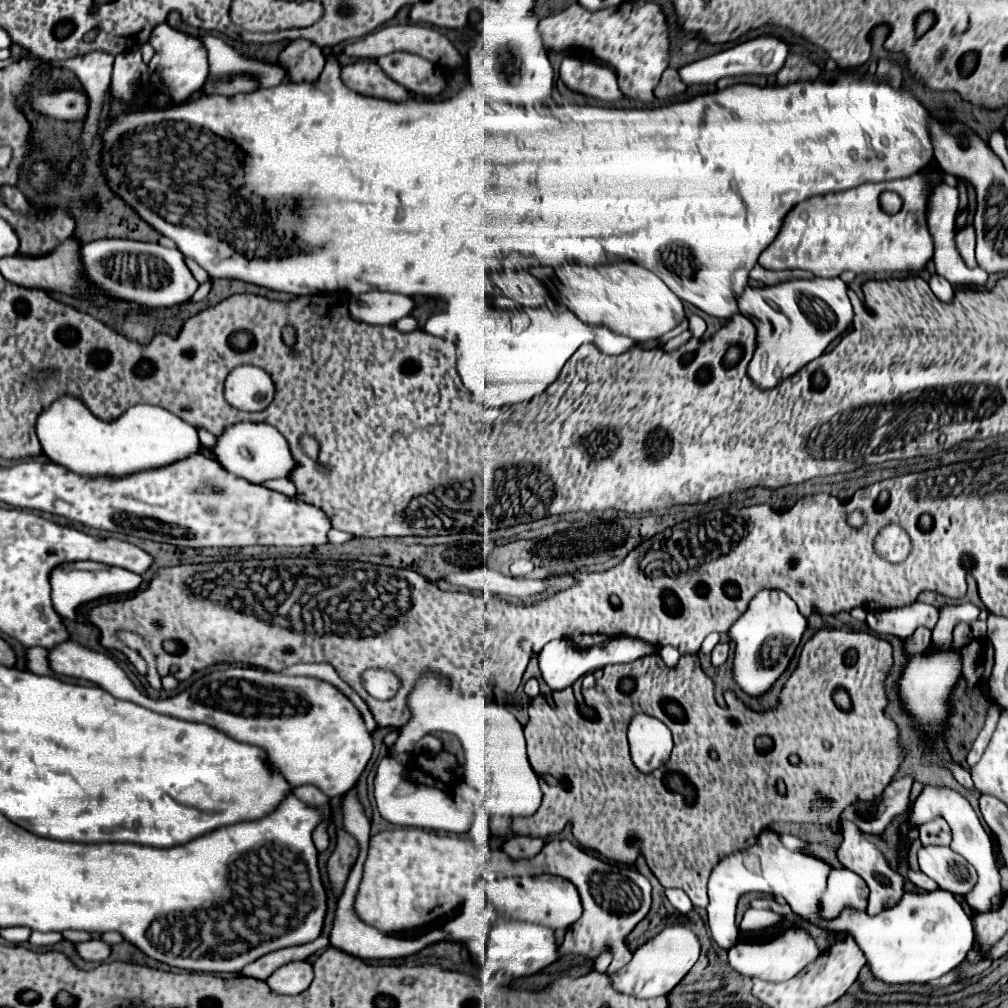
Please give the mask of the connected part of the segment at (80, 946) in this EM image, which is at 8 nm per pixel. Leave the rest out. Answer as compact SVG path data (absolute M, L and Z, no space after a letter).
M92 939L88 943L76 943L76 951L84 961L92 961L92 963L102 963L108 959L110 955L110 945L106 945L100 939Z

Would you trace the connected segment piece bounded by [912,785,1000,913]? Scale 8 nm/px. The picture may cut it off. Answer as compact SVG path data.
M924 787L922 793L918 795L918 807L912 811L912 825L918 821L932 821L936 817L946 819L946 823L952 829L952 845L950 849L960 853L964 859L970 861L970 865L974 865L974 869L978 871L978 883L976 889L966 897L968 905L982 913L982 911L990 911L992 907L992 899L996 895L1000 895L1000 869L996 865L996 857L992 851L992 843L990 843L990 835L986 833L986 829L982 827L976 811L972 809L972 805L954 789L948 787Z

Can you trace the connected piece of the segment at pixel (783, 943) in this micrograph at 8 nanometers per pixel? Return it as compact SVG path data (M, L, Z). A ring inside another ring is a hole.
M784 929L774 941L768 941L768 943L736 943L728 951L728 963L740 975L746 975L752 979L762 979L768 983L780 983L780 981L788 981L790 977L798 975L800 971L806 971L814 961L818 961L822 957L822 952L806 931Z

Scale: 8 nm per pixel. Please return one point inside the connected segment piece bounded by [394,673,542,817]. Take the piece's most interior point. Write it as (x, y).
(496, 760)

